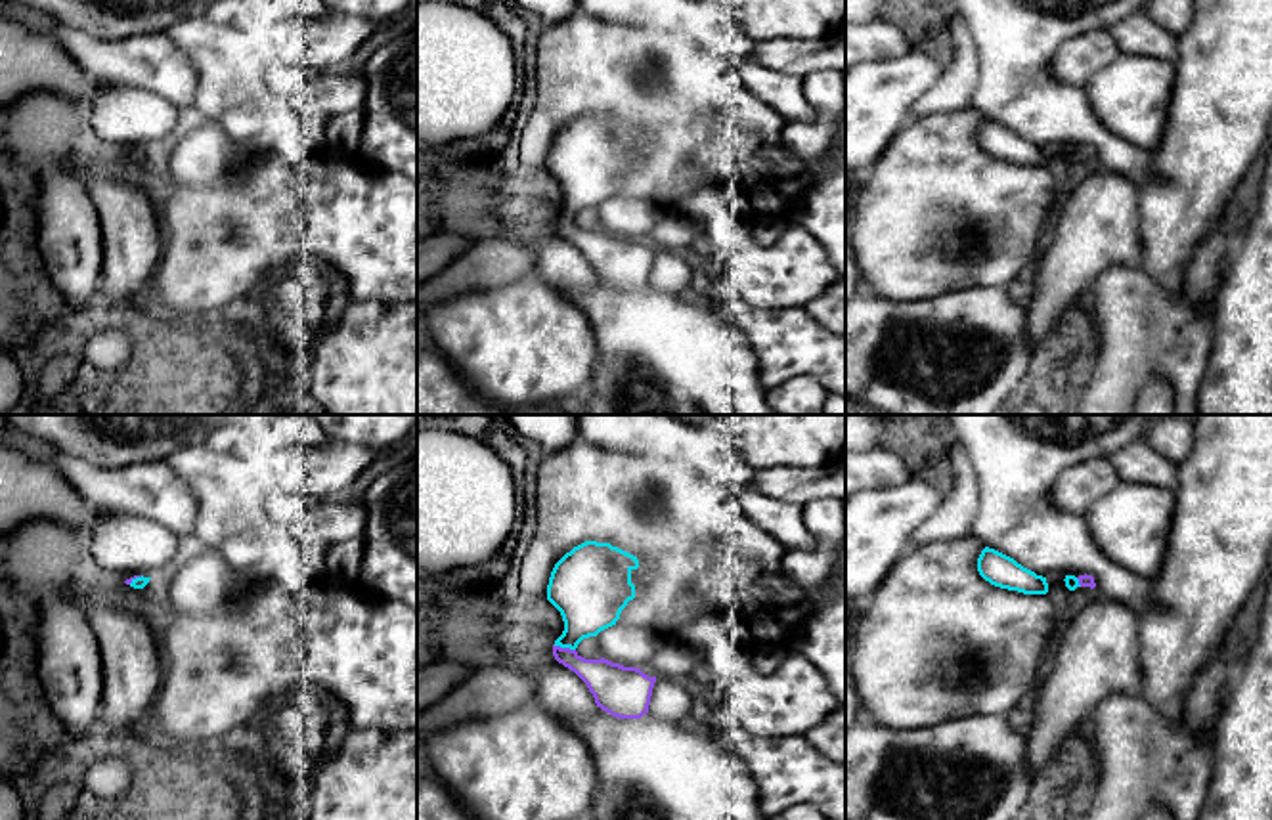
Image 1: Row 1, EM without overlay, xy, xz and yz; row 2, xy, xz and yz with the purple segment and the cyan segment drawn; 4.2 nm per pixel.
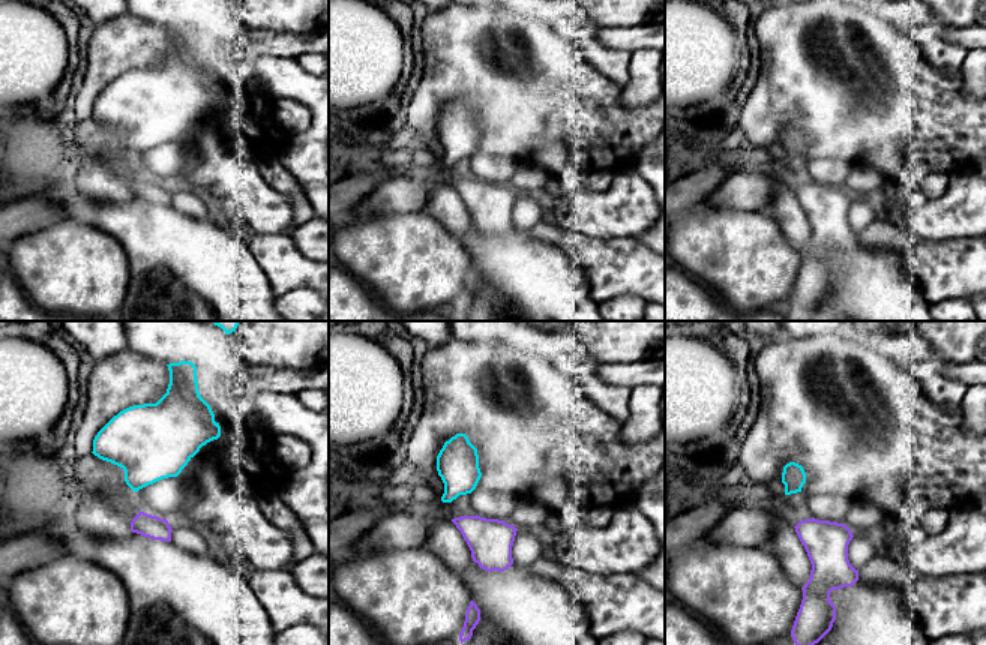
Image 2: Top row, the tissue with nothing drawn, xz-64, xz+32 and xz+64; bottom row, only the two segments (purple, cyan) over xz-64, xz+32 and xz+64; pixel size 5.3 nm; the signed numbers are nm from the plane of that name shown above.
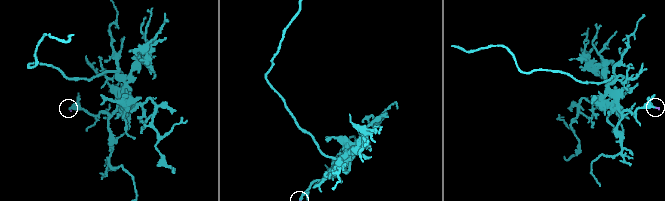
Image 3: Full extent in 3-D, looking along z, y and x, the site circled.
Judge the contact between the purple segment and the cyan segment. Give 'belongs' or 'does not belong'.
belongs

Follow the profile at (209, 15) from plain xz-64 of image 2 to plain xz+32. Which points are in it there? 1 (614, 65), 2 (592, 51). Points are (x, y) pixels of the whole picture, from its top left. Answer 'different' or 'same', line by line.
1: same
2: same

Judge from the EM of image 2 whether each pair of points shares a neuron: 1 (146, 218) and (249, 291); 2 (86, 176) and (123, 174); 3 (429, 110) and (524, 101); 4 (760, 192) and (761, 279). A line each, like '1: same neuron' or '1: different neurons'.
1: same neuron
2: same neuron
3: same neuron
4: different neurons

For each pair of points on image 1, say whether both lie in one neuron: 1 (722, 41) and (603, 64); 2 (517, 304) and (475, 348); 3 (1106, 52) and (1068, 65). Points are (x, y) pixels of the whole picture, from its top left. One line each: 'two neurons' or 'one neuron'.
1: two neurons
2: one neuron
3: one neuron

